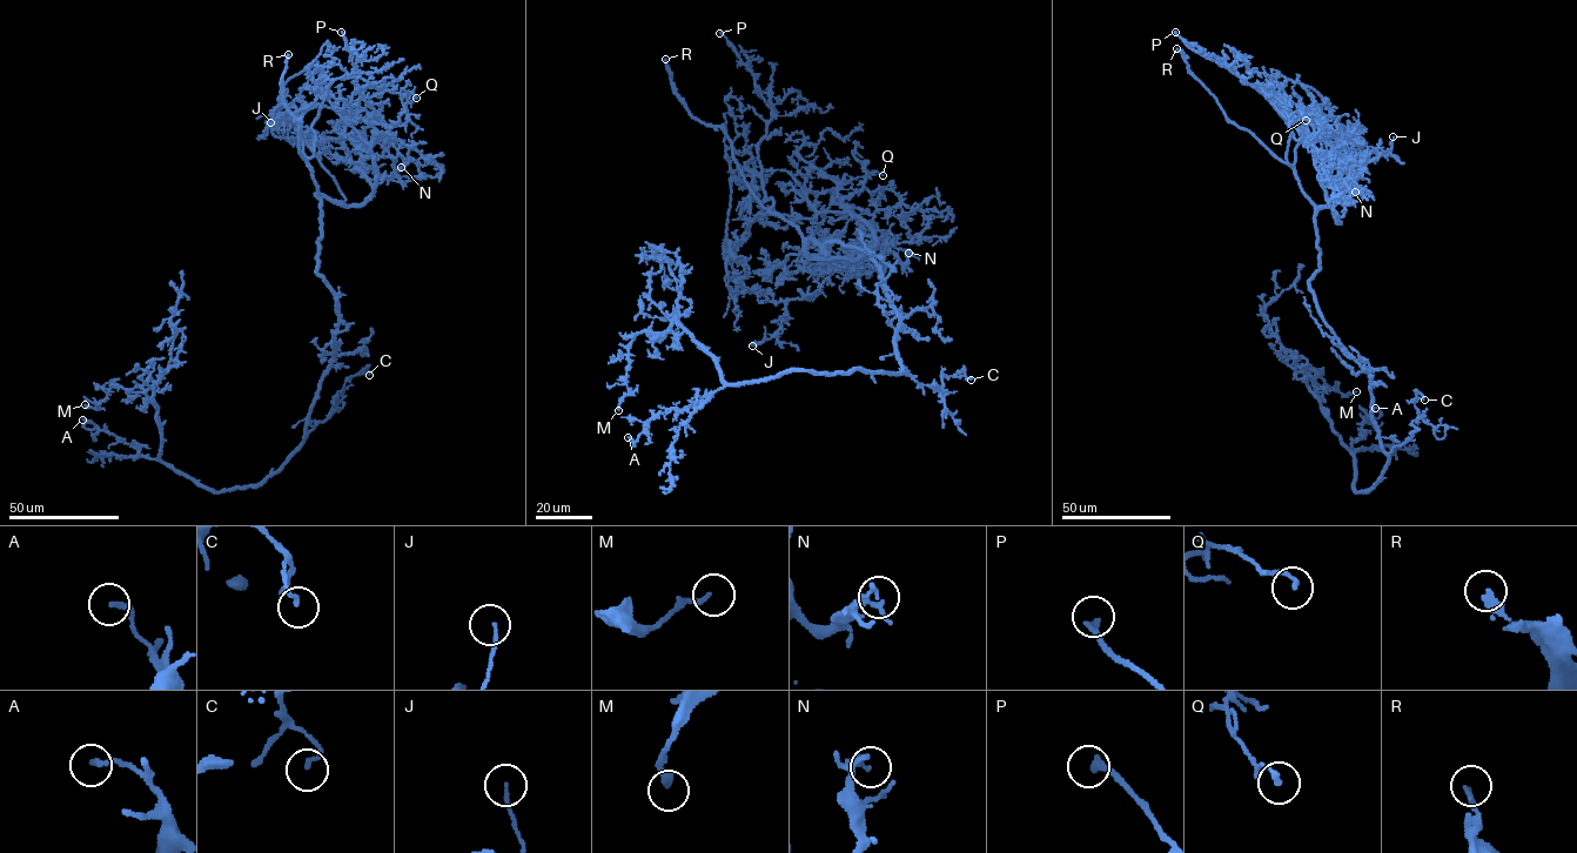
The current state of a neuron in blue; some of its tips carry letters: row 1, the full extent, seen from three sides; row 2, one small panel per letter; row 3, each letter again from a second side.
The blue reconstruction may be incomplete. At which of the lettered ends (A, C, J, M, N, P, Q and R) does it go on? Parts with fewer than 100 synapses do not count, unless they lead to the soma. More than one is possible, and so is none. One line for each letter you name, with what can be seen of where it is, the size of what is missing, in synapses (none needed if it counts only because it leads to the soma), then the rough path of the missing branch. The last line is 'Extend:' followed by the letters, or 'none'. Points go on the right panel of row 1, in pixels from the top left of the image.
R: Place: (1176, 48). Course of what is missing: (1176, 48), (1158, 31)
Extend: R

